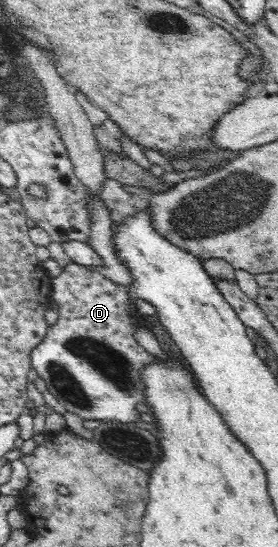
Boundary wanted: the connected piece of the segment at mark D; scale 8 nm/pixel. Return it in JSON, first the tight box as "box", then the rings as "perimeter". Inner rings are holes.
{"box":[31,264,154,422],"perimeter":[[[69,264],[65,266],[59,278],[51,278],[53,299],[59,304],[61,318],[55,326],[47,328],[47,334],[31,350],[32,367],[41,377],[53,394],[53,397],[69,412],[89,420],[115,420],[115,422],[135,422],[137,404],[146,397],[146,386],[143,384],[141,370],[154,361],[145,348],[133,337],[133,318],[129,306],[130,289],[125,285],[115,286],[101,274],[93,272],[87,266]]]}

